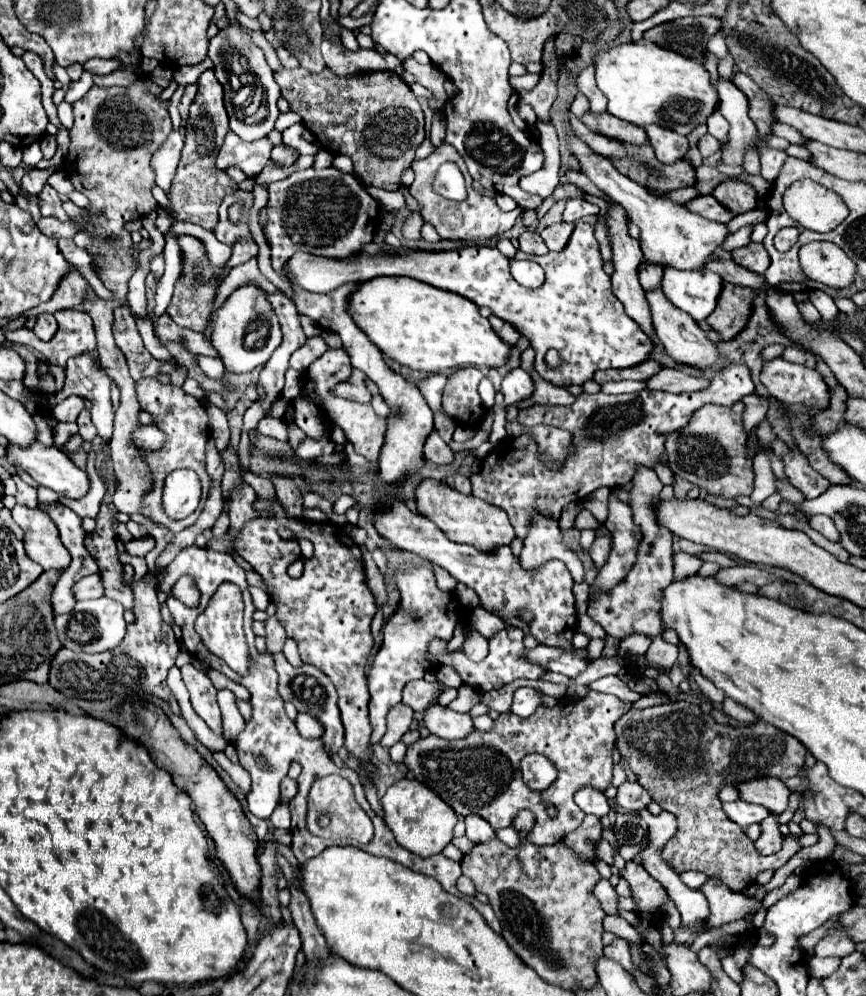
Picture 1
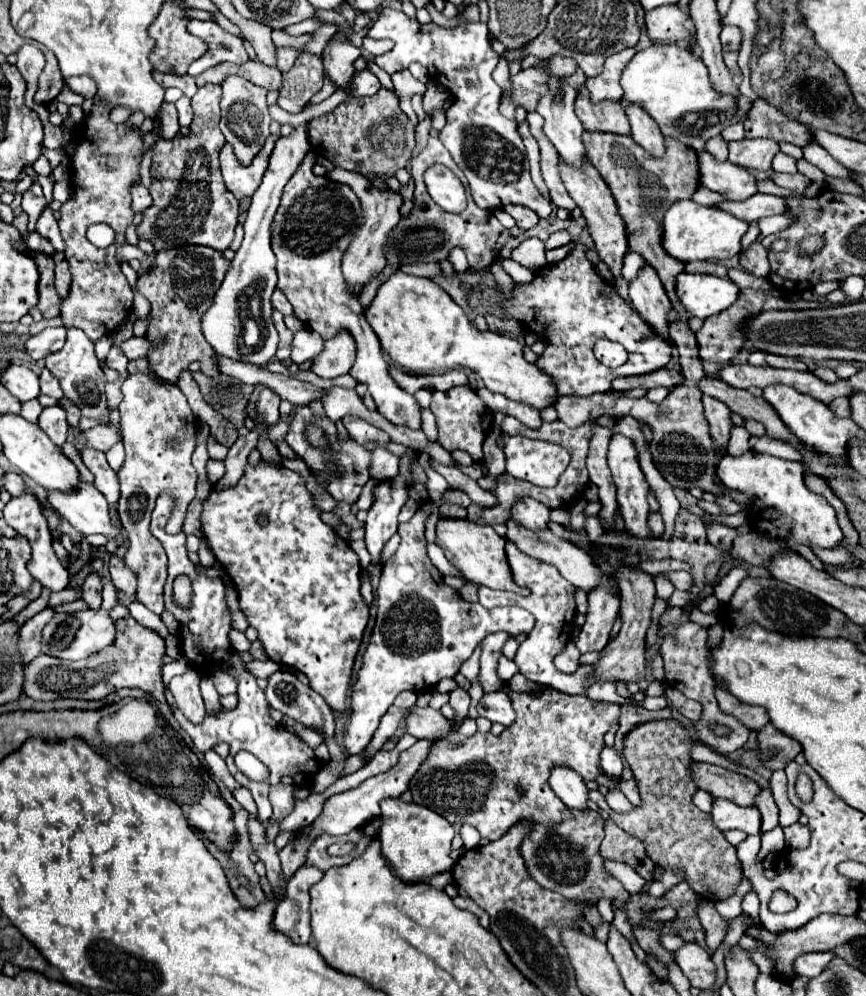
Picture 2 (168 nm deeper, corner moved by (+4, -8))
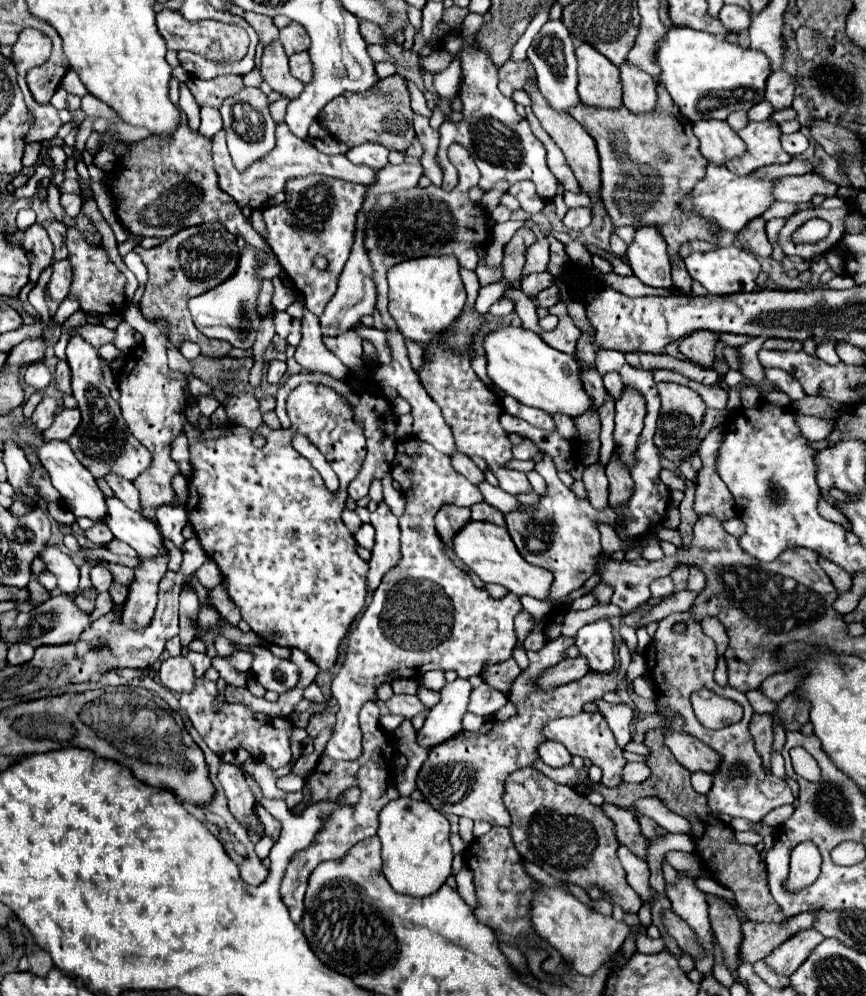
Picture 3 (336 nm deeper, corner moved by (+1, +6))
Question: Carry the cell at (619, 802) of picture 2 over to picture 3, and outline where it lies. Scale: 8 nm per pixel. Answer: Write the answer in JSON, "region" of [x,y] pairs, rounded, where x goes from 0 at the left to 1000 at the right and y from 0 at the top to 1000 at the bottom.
{"region":[[[673,715],[671,719],[662,719],[662,721],[643,721],[643,723],[636,723],[629,729],[629,739],[632,739],[632,743],[648,745],[659,757],[671,759],[671,761],[680,761],[687,769],[692,769],[696,773],[694,785],[701,791],[710,791],[710,789],[715,789],[719,785],[717,775],[719,775],[724,763],[719,761],[719,753],[712,749],[710,741],[708,741],[708,735],[703,733],[699,721],[694,717]]]}

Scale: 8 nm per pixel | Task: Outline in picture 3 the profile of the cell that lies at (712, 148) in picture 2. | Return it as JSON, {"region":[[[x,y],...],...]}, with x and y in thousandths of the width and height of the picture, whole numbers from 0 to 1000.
{"region":[[[855,110],[851,112],[845,112],[838,119],[843,128],[850,134],[858,130],[865,123],[863,111]]]}

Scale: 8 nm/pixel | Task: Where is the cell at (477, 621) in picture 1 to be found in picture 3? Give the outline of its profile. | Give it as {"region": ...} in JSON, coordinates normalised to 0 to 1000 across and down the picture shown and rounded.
{"region":[[[454,699],[452,703],[445,705],[447,711],[454,715],[454,717],[461,717],[465,721],[477,721],[482,717],[488,717],[491,713],[495,713],[486,703],[484,699]]]}

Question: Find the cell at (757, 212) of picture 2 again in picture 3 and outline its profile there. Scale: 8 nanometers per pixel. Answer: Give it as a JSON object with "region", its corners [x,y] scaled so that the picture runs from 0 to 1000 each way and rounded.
{"region":[[[934,173],[934,175],[927,175],[927,177],[906,177],[906,179],[900,179],[893,185],[890,191],[893,191],[895,201],[916,203],[916,205],[930,205],[941,195],[964,197],[967,195],[967,185],[953,181],[946,175]]]}

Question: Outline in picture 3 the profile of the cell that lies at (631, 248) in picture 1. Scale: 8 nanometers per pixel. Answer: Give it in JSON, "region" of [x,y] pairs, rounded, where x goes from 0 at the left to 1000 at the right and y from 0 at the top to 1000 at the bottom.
{"region":[[[609,82],[606,86],[606,92],[613,96],[615,100],[615,114],[622,118],[625,127],[629,129],[629,133],[641,141],[641,145],[648,149],[648,153],[652,155],[652,161],[657,165],[657,169],[662,171],[666,183],[671,185],[671,191],[676,195],[692,195],[694,193],[694,173],[692,173],[692,155],[689,155],[689,149],[687,149],[687,141],[678,135],[678,131],[666,122],[662,120],[659,116],[648,116],[648,112],[639,112],[634,108],[634,104],[629,104],[627,96],[620,92],[620,86],[618,82]]]}

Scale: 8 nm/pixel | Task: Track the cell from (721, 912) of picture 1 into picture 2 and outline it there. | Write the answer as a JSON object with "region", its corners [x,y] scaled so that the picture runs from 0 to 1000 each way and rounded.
{"region":[[[762,938],[762,946],[764,946],[767,954],[774,952],[776,956],[778,956],[778,952],[785,952],[790,948],[790,944],[785,940],[781,940],[781,938]]]}

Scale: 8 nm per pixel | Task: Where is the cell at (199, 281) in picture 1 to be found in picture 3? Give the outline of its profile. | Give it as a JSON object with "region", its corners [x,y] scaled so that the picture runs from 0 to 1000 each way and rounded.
{"region":[[[232,225],[223,229],[211,229],[209,233],[174,251],[165,251],[163,247],[156,249],[172,275],[167,295],[161,303],[163,313],[167,319],[195,319],[197,345],[202,349],[221,341],[232,347],[232,355],[239,359],[260,359],[269,349],[258,341],[241,341],[239,337],[234,337],[223,325],[216,303],[239,293],[241,289],[248,289],[251,285],[255,285],[255,281],[262,281],[269,275],[269,269],[274,267],[274,251],[276,247],[271,243],[271,237],[260,233],[255,225]]]}

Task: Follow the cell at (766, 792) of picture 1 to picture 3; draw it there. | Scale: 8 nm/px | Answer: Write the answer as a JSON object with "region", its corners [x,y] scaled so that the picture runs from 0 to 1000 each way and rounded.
{"region":[[[770,731],[768,747],[777,755],[782,765],[789,767],[798,775],[809,773],[809,775],[823,777],[833,769],[833,759],[798,737],[784,737],[784,735],[777,735]]]}

